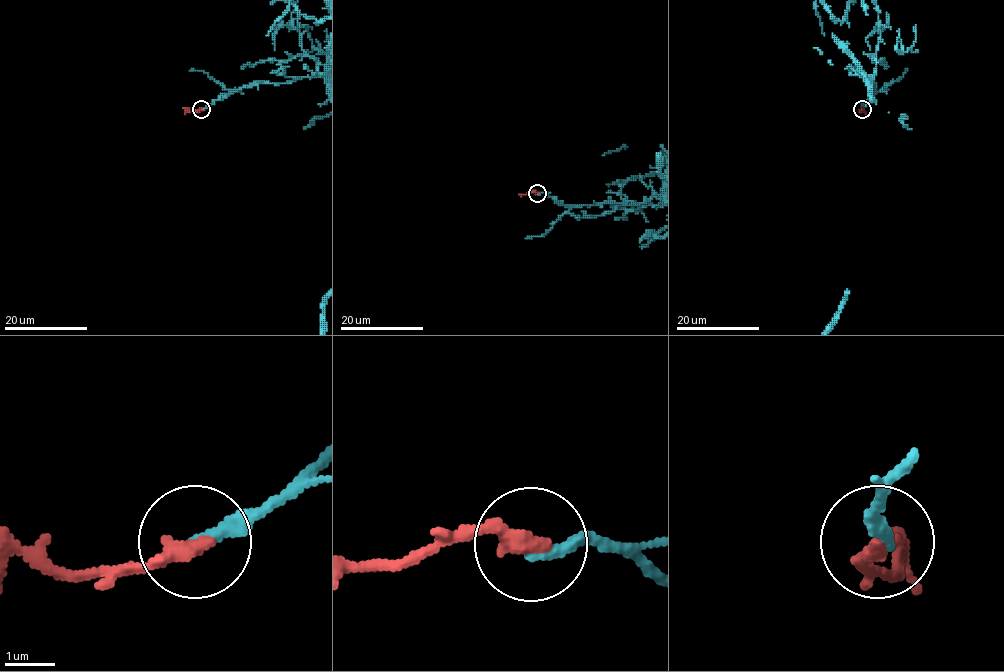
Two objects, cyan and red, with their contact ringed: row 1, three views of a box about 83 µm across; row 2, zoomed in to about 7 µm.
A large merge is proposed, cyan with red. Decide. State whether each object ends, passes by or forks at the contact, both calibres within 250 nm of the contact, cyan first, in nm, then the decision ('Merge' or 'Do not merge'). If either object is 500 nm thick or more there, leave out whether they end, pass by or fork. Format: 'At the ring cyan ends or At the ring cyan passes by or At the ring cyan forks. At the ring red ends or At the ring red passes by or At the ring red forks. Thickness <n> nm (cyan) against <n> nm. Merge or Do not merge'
At the ring cyan ends. At the ring red ends. Thickness 240 nm (cyan) against 380 nm. Merge

